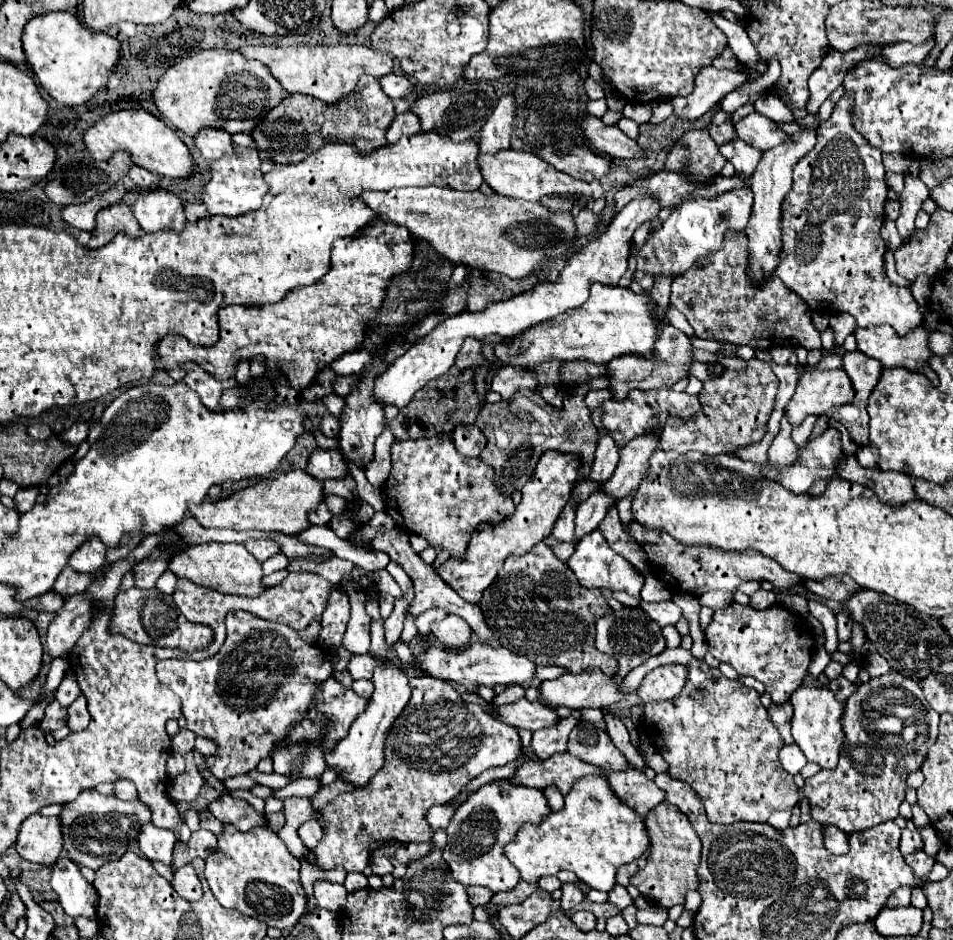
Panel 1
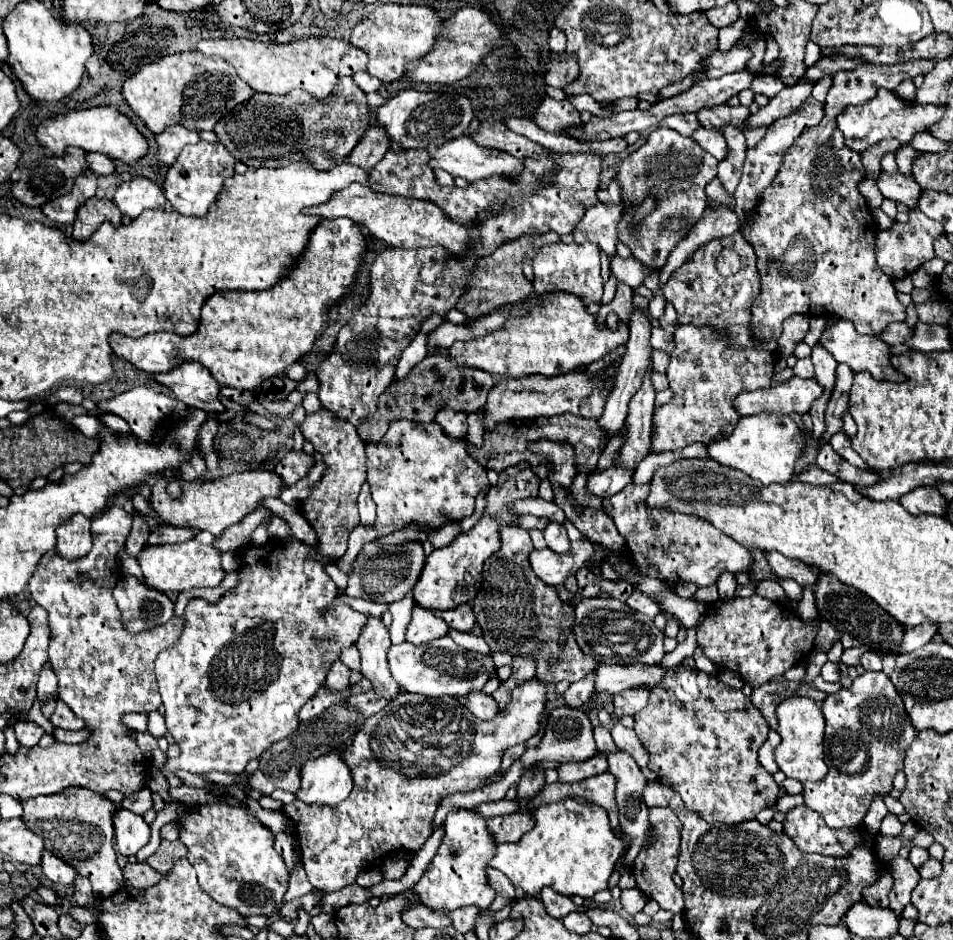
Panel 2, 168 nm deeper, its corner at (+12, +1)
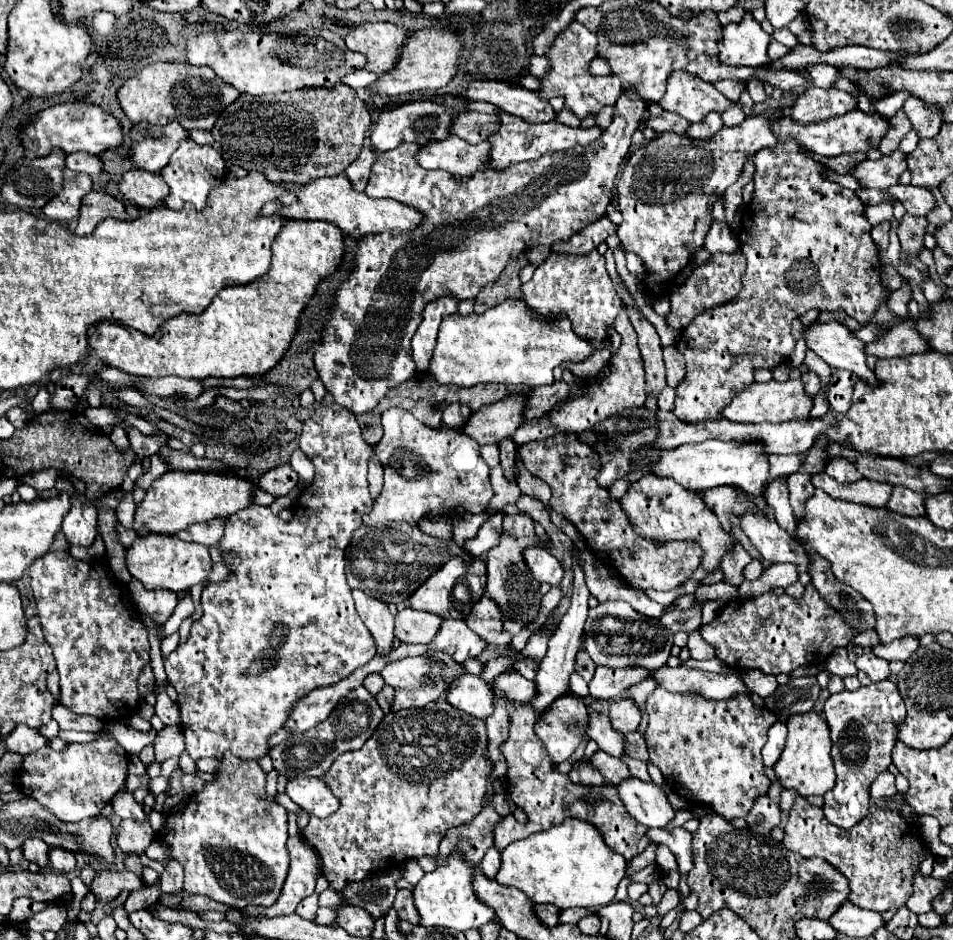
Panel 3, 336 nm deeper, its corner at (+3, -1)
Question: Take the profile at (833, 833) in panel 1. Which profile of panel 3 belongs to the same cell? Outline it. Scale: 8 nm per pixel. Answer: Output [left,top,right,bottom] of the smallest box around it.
[782,794,932,922]

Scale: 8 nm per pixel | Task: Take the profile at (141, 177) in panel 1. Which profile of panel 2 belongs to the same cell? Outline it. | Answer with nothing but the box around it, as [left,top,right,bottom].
[87,154,115,174]

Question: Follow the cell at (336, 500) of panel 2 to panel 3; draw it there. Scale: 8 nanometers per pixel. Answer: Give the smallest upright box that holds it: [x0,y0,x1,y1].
[164,402,376,760]

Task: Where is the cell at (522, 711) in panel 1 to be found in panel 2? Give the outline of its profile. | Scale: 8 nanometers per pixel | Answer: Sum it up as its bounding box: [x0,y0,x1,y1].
[463,692,499,720]

